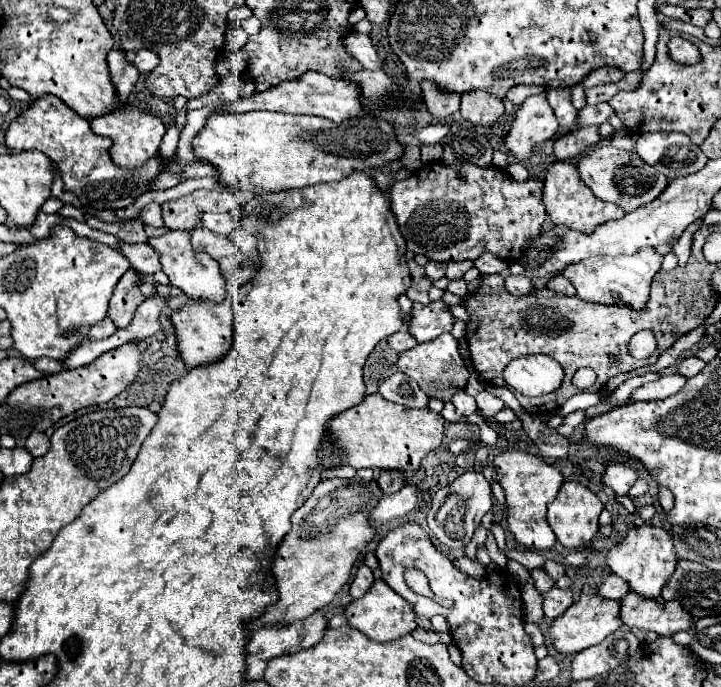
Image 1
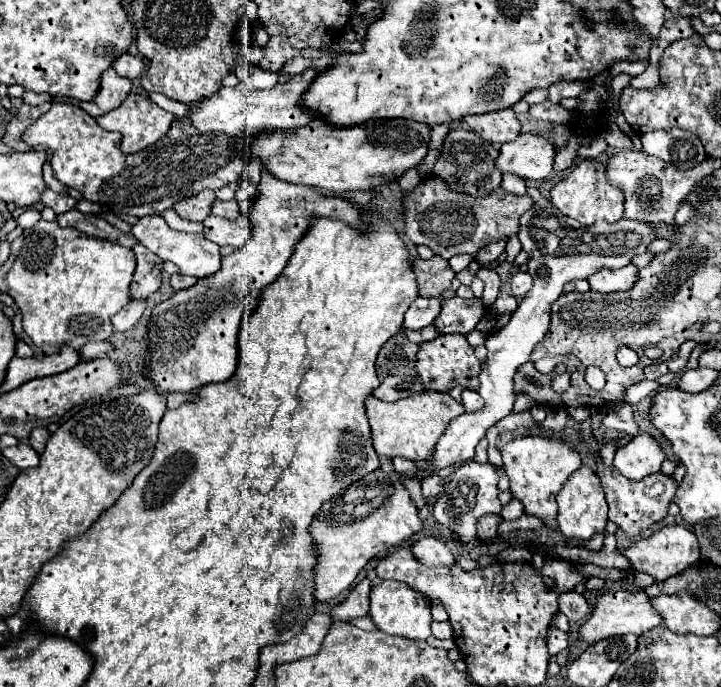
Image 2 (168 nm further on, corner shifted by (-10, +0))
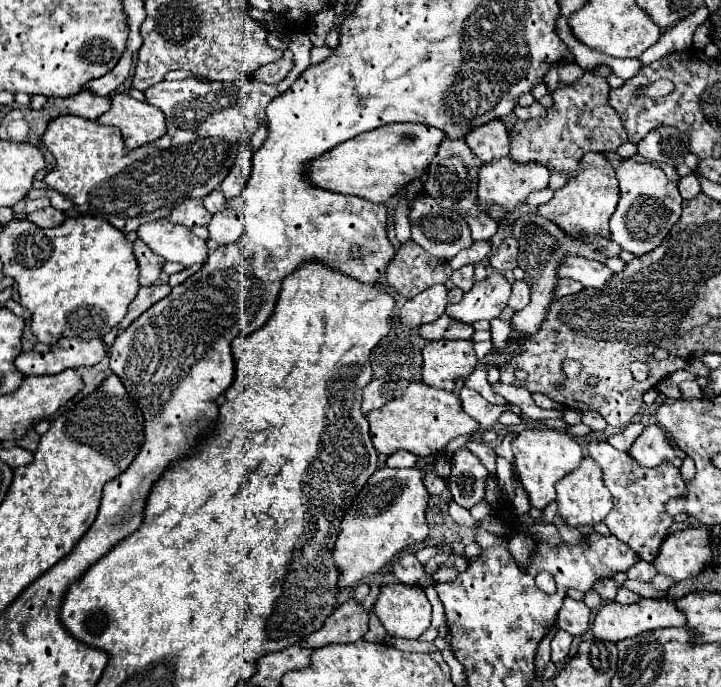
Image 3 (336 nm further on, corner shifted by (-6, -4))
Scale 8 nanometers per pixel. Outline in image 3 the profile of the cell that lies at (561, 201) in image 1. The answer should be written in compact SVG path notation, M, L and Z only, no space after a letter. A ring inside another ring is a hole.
M586 153L582 157L582 171L574 175L564 187L560 187L554 197L538 207L538 213L554 221L566 233L574 237L590 237L590 235L610 235L608 219L614 213L618 203L618 181L614 175L614 167L600 153Z

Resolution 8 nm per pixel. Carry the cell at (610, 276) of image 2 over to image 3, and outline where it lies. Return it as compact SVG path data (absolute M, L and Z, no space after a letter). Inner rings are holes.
M570 255L570 257L566 257L566 261L564 261L564 265L560 267L558 275L576 279L576 281L580 281L584 287L594 287L594 289L598 289L598 287L604 287L604 285L612 279L614 271L608 269L606 265L598 263L598 261L588 261L588 259L572 257L572 255Z

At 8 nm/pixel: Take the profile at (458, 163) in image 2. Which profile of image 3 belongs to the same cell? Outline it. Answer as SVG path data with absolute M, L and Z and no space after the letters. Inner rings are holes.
M446 137L440 143L438 155L434 157L434 161L430 165L430 173L428 173L428 181L424 183L424 191L430 197L434 197L442 207L460 211L462 217L470 223L474 241L488 241L498 231L498 225L486 213L482 213L482 203L478 203L476 181L478 181L478 169L480 167L482 167L482 161L470 151L470 147L466 147L464 139Z

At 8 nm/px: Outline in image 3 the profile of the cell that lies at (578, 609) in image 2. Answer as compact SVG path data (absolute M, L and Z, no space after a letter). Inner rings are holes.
M566 597L562 609L558 611L558 621L556 625L564 631L568 631L570 635L582 635L588 629L588 621L590 621L590 609L584 601L576 601Z

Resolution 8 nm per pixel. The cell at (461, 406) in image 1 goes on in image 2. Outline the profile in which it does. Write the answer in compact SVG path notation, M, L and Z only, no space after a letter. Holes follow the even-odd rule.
M466 389L464 393L462 393L462 403L464 403L464 407L466 407L466 411L470 413L470 411L476 411L476 409L482 409L482 399L480 399L480 395L476 393L476 391L470 391L470 389Z

